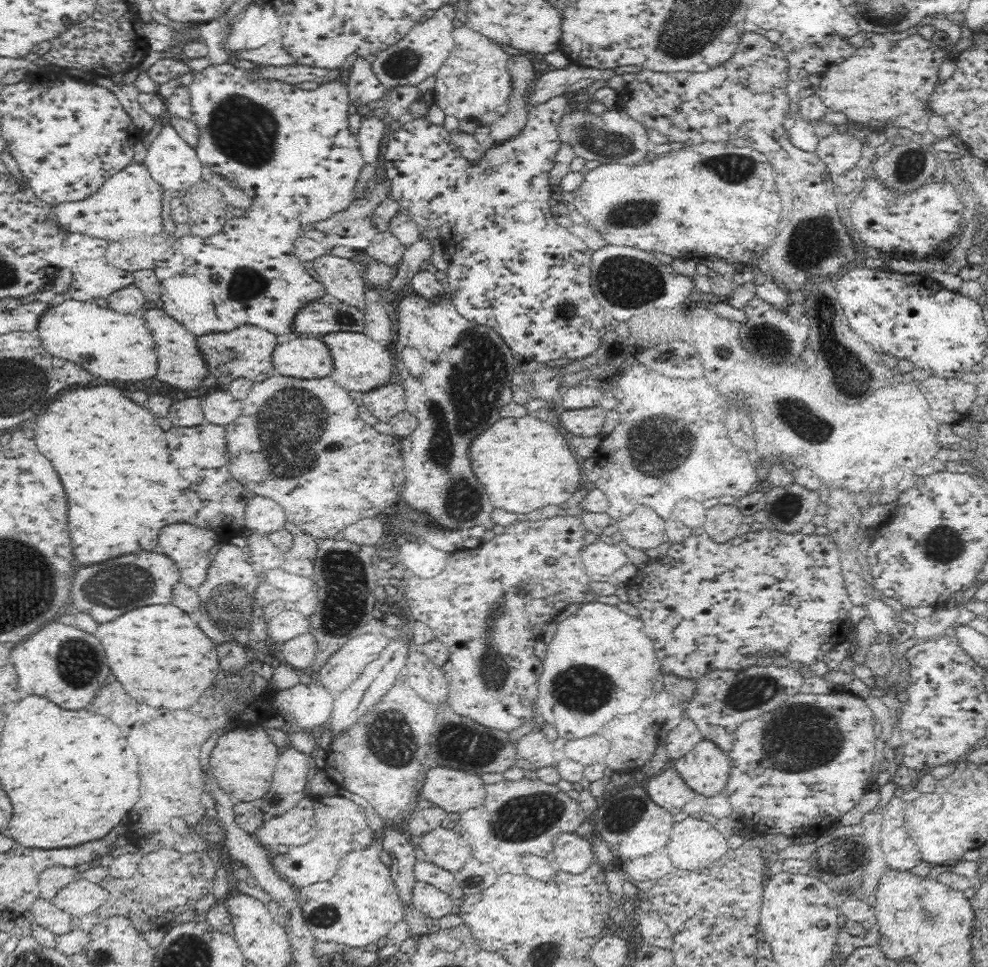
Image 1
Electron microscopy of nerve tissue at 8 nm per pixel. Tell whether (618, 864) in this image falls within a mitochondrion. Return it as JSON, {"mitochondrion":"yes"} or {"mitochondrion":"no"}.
{"mitochondrion":"no"}

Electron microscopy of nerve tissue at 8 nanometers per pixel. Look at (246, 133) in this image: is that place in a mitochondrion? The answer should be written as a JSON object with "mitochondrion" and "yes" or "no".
{"mitochondrion":"yes"}

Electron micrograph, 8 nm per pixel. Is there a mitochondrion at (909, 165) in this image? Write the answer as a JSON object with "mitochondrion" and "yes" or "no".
{"mitochondrion":"yes"}

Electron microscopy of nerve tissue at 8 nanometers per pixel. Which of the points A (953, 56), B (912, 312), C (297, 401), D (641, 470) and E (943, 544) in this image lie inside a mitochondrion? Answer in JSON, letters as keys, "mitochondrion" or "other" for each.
{"A":"other","B":"other","C":"mitochondrion","D":"mitochondrion","E":"mitochondrion"}

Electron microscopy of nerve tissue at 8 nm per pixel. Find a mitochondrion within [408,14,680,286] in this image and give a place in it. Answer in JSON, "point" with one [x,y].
{"point":[633,212]}

